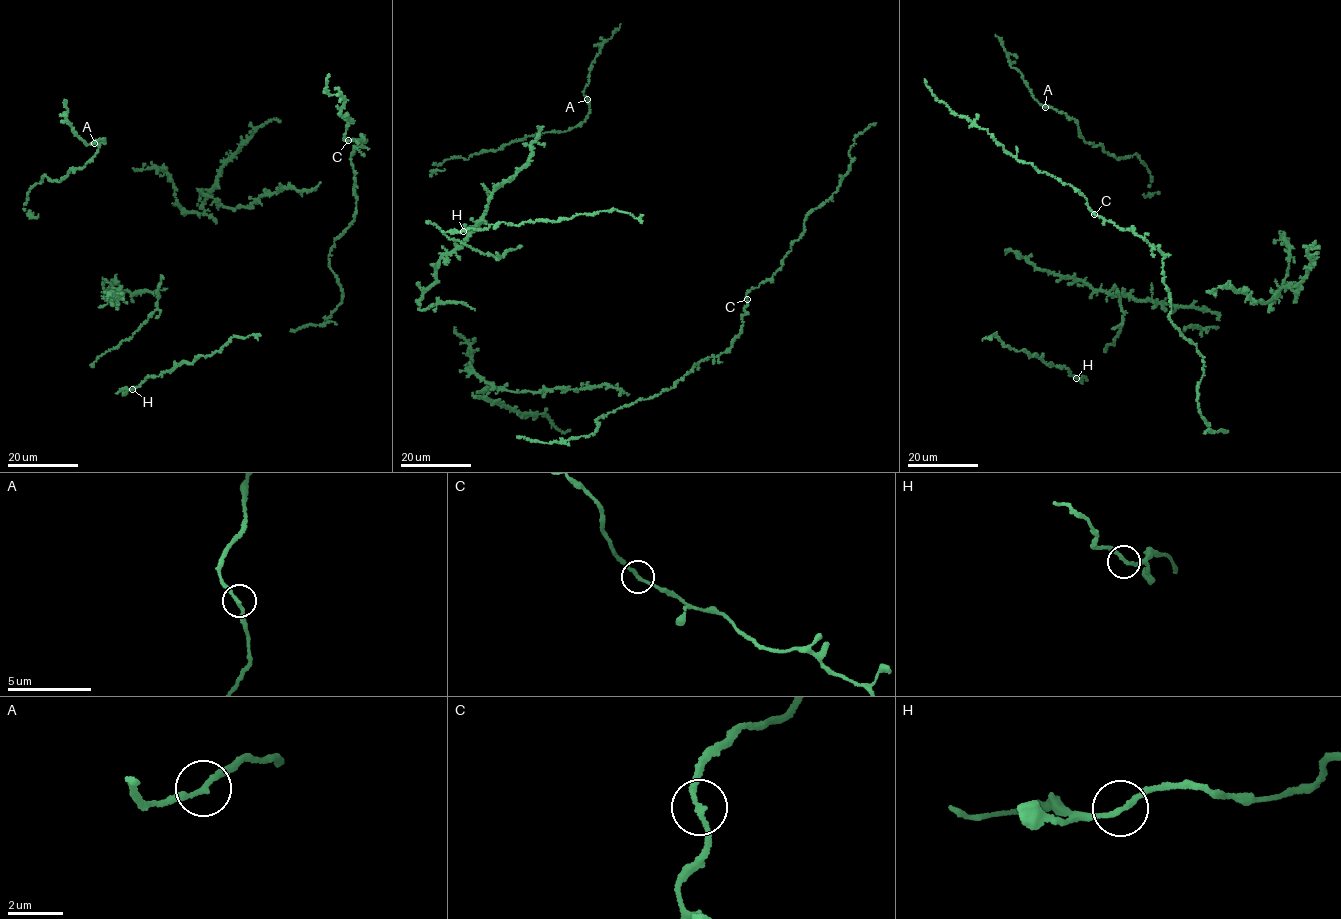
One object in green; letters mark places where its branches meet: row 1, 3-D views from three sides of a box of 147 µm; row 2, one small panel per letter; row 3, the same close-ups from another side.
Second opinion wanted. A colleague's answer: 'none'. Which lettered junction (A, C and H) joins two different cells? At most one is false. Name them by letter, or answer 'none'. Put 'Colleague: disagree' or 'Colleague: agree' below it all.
none
Colleague: agree

